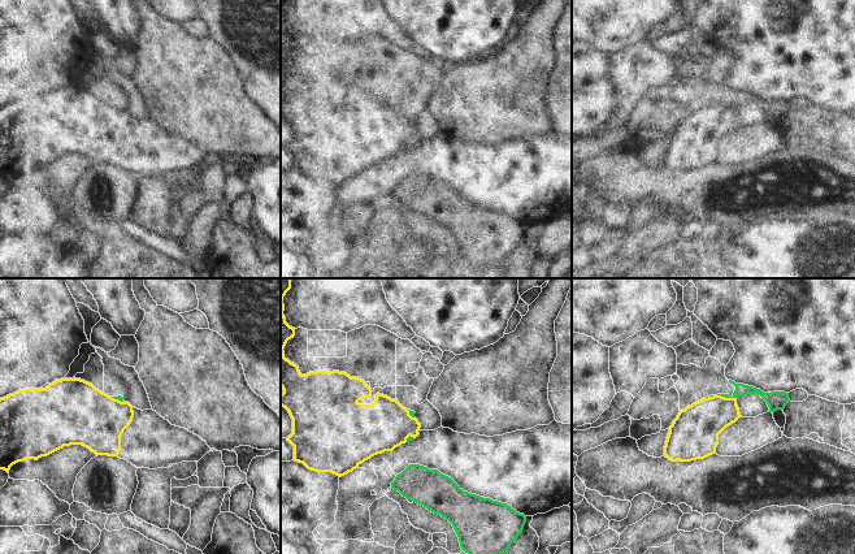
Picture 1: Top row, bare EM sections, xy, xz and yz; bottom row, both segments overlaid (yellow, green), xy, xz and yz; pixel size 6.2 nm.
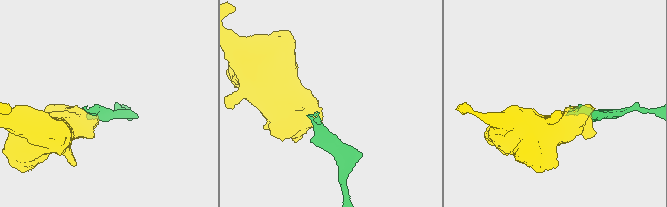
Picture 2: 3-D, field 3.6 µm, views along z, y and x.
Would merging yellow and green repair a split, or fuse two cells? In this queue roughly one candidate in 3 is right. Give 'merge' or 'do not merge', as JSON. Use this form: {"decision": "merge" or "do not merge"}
{"decision": "do not merge"}

